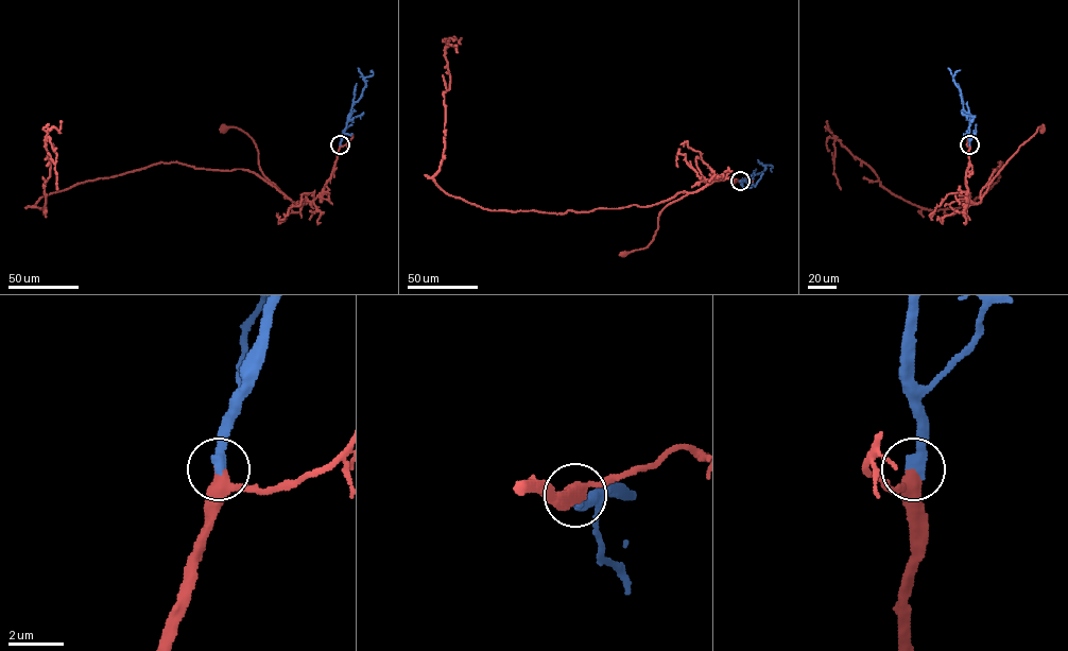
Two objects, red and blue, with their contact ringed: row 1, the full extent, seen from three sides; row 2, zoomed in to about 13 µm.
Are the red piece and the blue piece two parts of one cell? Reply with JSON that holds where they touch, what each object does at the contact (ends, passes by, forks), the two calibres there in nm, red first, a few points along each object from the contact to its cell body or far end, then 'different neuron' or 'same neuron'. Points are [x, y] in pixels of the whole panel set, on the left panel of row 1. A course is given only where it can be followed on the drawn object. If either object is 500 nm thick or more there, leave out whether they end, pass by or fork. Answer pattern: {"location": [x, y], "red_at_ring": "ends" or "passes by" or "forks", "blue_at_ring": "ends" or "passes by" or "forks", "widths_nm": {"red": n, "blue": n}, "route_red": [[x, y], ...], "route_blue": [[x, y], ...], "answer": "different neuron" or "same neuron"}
{"location": [340, 144], "red_at_ring": "passes by", "blue_at_ring": "ends", "widths_nm": {"red": 360, "blue": 480}, "route_red": [[340, 144], [322, 191], [313, 200], [298, 203], [262, 173], [257, 147], [247, 134], [235, 127], [223, 129]], "route_blue": [[340, 144], [352, 105], [366, 86], [364, 79], [373, 74], [372, 70]], "answer": "same neuron"}

